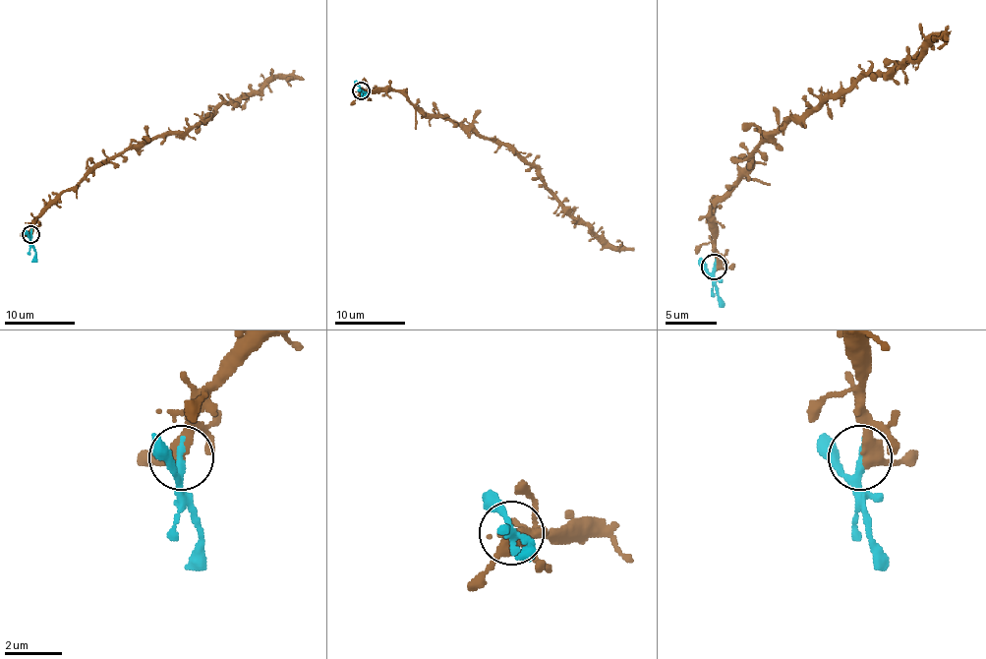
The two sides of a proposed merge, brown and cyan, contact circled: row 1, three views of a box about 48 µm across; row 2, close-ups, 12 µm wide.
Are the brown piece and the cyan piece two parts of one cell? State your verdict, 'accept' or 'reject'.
accept

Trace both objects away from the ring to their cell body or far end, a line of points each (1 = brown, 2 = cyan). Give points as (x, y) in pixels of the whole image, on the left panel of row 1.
1: (31, 234), (31, 224), (65, 191), (127, 149), (187, 134), (222, 104), (256, 95), (276, 78), (303, 79)
2: (31, 234), (34, 258), (31, 261)

